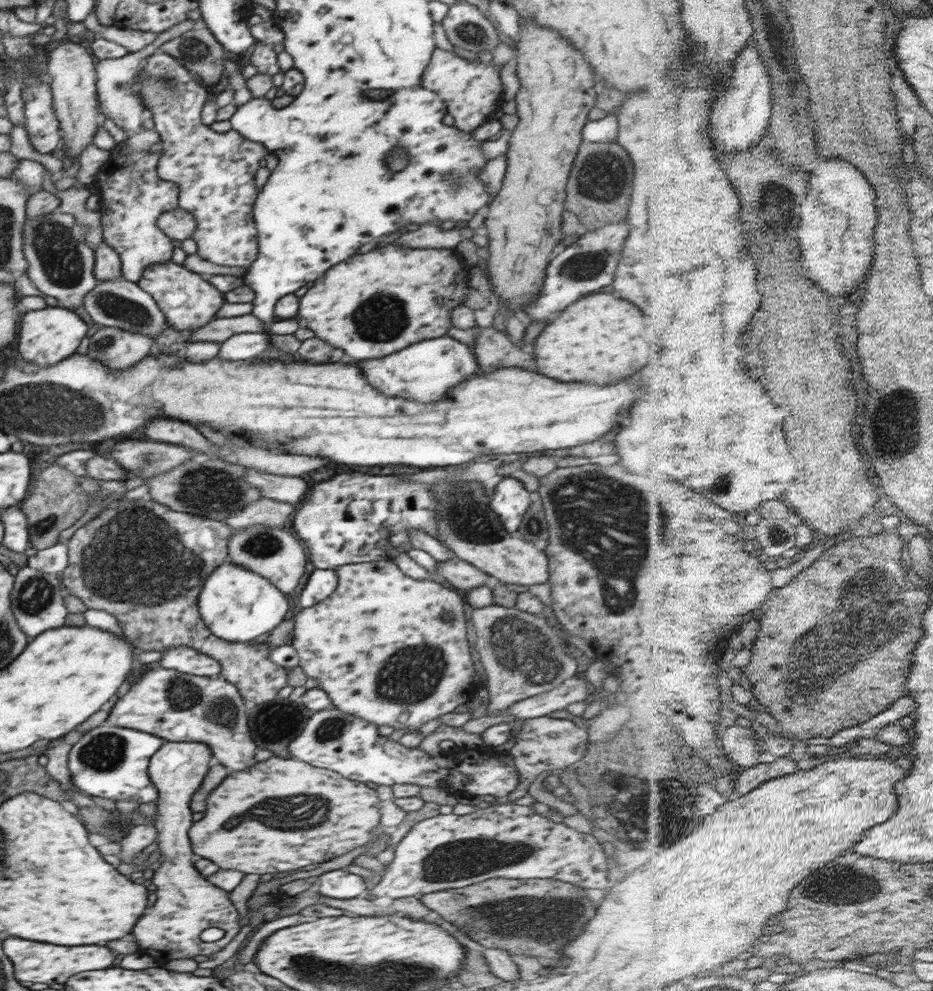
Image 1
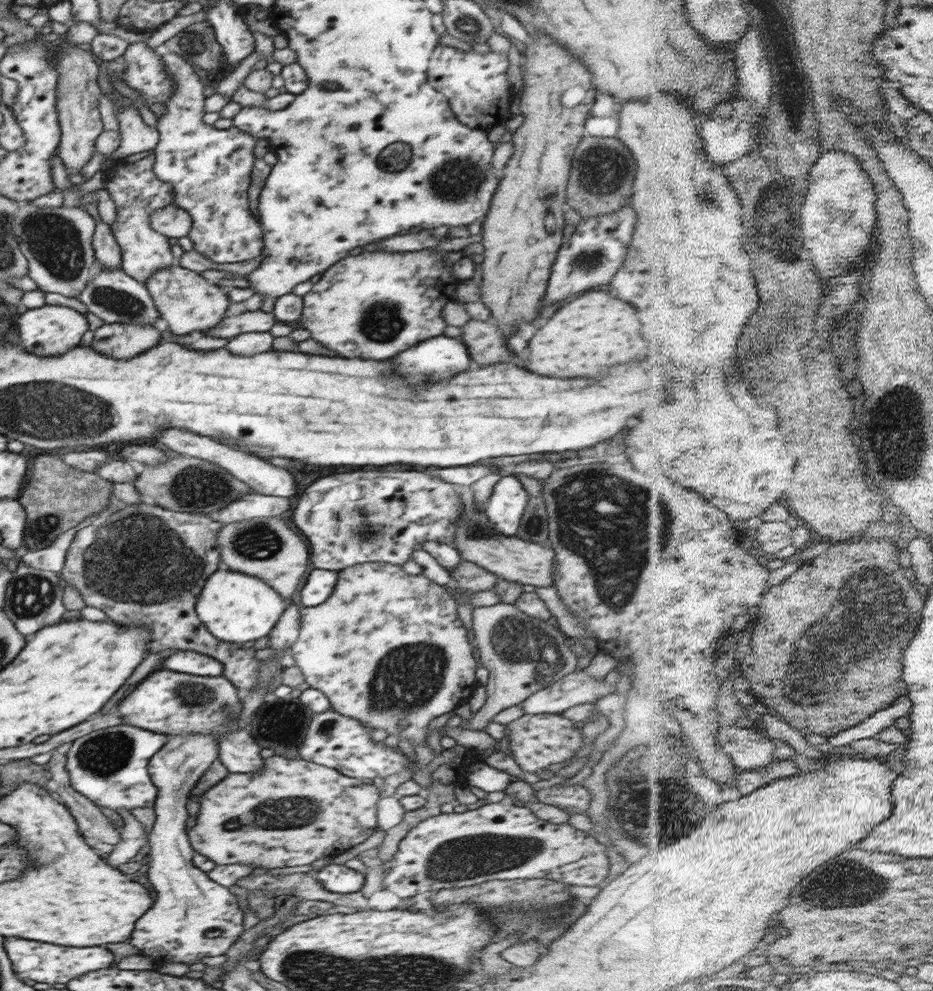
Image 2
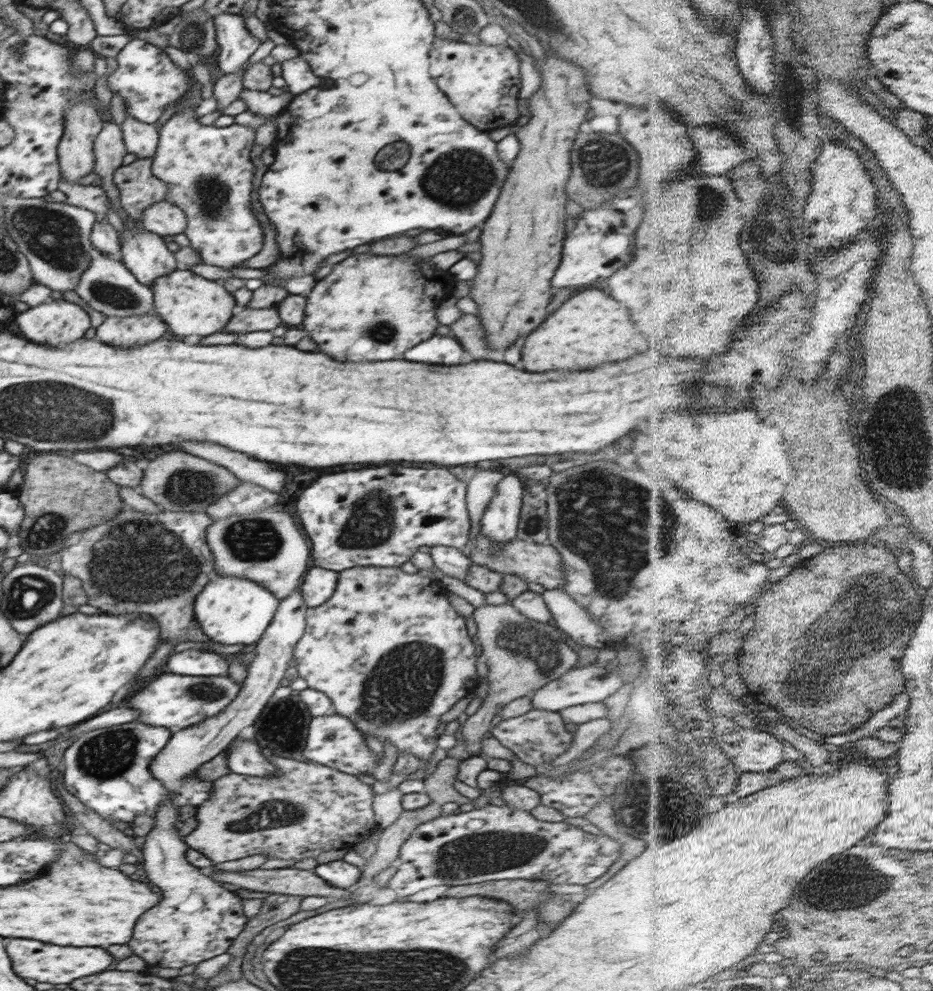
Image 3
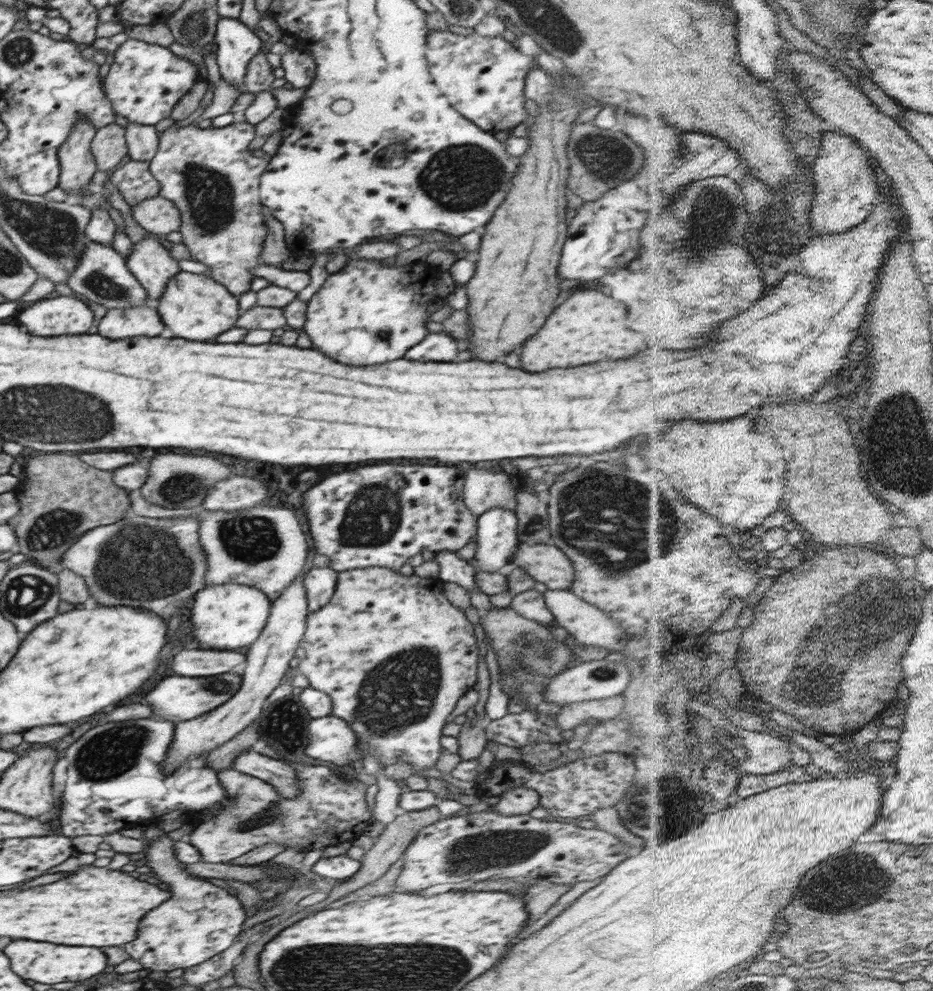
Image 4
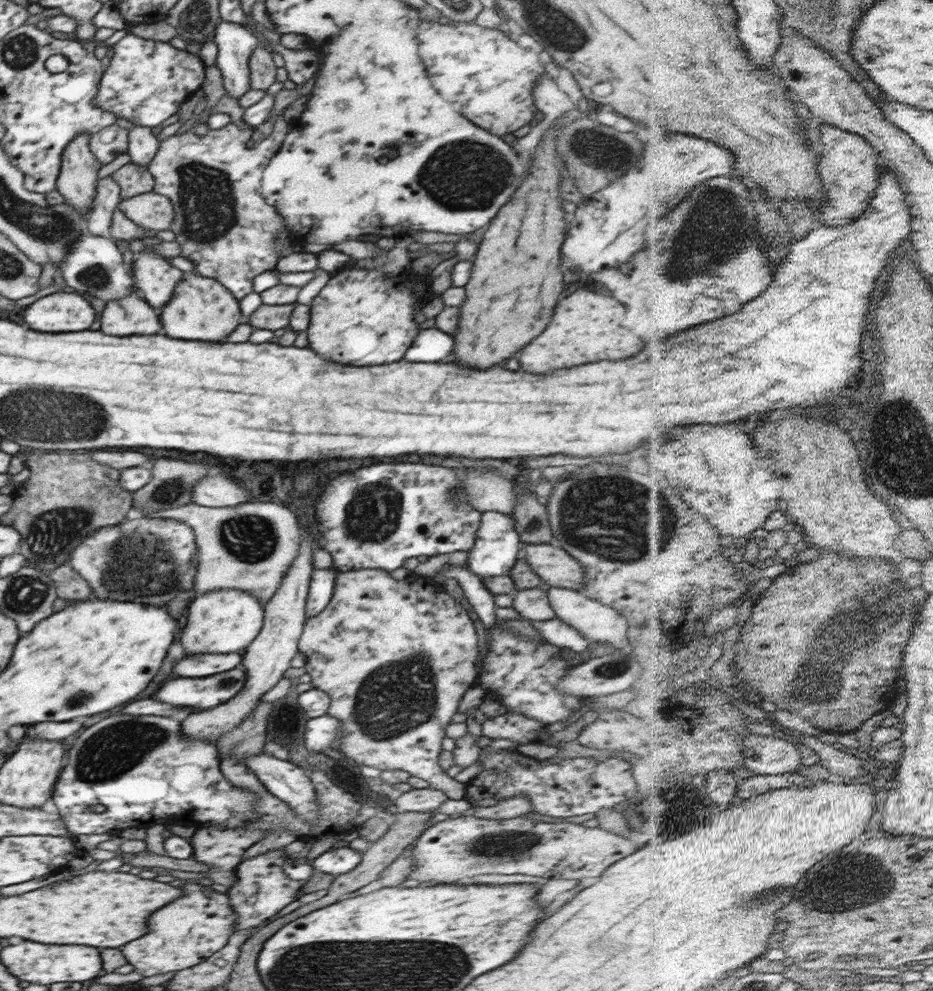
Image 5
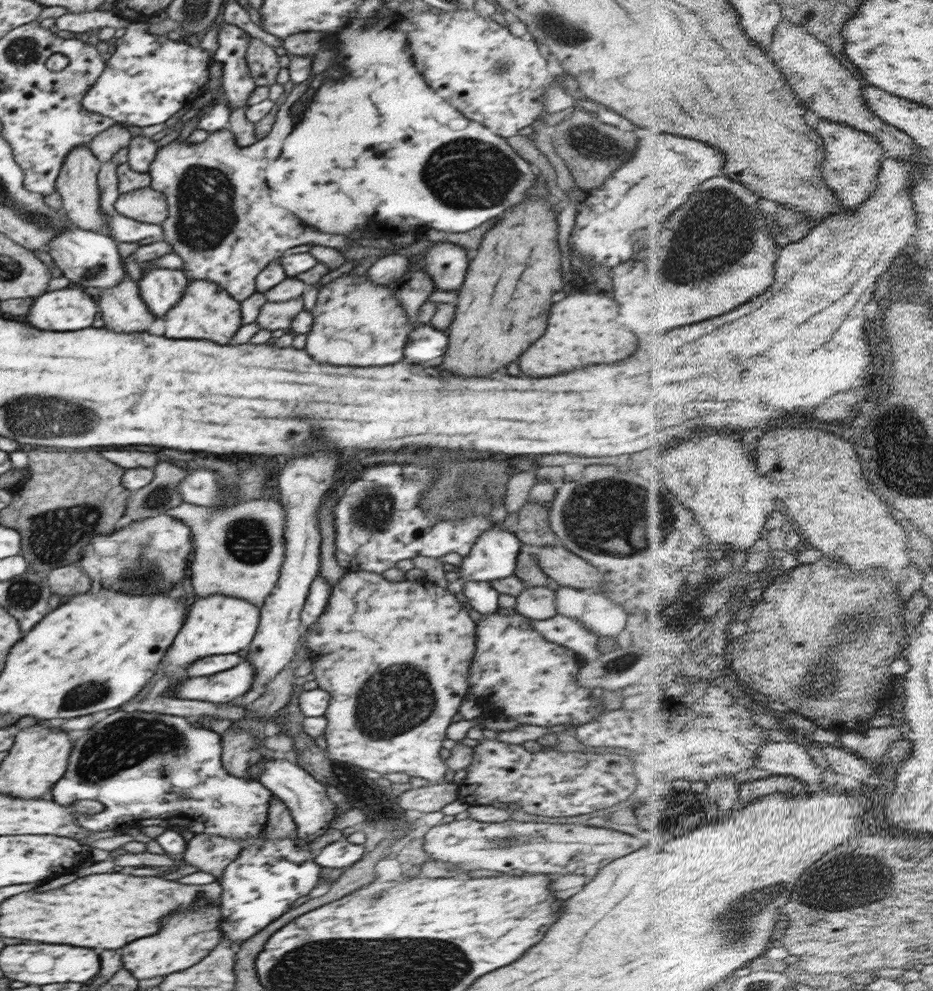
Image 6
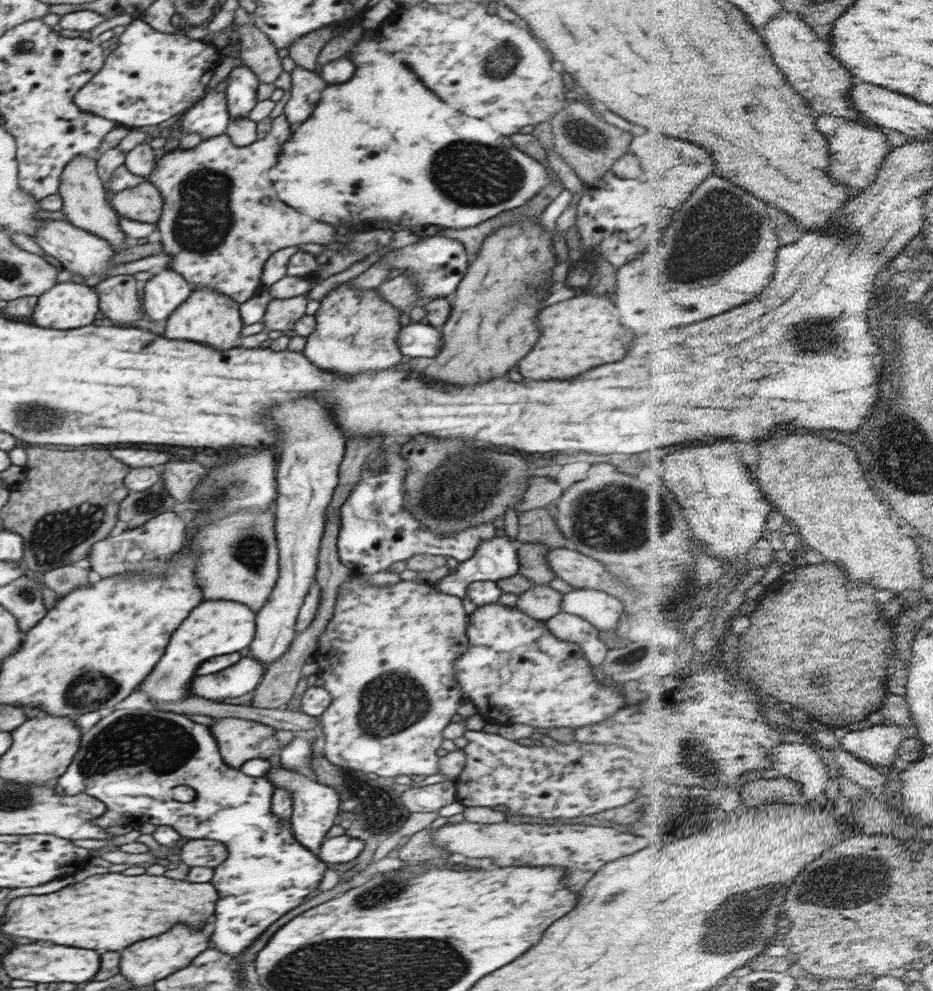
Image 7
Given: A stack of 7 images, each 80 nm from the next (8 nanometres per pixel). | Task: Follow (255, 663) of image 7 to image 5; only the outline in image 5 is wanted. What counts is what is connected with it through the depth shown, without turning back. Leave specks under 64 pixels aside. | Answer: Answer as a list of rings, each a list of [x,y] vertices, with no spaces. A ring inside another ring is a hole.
[[[241,666],[206,676],[206,678],[178,678],[162,684],[152,696],[160,702],[183,706],[189,710],[206,710],[230,701],[242,690],[246,682],[246,671]]]

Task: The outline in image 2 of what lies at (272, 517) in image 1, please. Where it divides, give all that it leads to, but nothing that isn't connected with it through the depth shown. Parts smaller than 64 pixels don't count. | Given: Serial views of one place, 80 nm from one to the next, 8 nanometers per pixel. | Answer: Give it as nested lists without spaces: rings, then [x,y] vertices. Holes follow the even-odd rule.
[[[251,490],[248,494],[239,496],[238,500],[228,502],[222,510],[217,510],[213,517],[218,522],[232,524],[251,518],[282,516],[282,512],[288,512],[288,510],[290,510],[288,498],[258,494],[255,490]]]

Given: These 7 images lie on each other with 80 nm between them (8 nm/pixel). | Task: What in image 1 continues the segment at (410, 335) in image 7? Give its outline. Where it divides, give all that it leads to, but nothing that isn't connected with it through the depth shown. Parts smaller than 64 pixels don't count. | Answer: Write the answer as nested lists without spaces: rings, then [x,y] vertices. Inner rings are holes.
[[[442,336],[442,338],[418,342],[396,354],[388,354],[388,358],[364,360],[360,362],[360,366],[364,366],[364,374],[368,382],[372,382],[372,386],[380,390],[382,394],[396,396],[396,398],[408,398],[416,402],[436,402],[444,398],[454,386],[468,380],[480,370],[481,366],[478,366],[476,355],[472,354],[473,350],[470,348],[467,344],[458,342],[454,338]]]

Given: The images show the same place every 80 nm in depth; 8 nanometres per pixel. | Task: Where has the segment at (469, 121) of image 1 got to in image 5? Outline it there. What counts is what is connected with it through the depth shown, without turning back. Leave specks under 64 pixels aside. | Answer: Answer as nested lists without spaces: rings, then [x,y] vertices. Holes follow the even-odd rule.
[[[475,20],[472,22],[451,21],[450,25],[429,21],[418,23],[418,36],[420,36],[418,54],[434,88],[462,111],[470,122],[491,131],[494,135],[512,134],[521,126],[529,124],[534,119],[534,112],[538,109],[532,96],[533,86],[540,77],[547,75],[544,74],[539,54],[521,48],[516,41],[512,41],[498,28],[483,29],[476,25]]]

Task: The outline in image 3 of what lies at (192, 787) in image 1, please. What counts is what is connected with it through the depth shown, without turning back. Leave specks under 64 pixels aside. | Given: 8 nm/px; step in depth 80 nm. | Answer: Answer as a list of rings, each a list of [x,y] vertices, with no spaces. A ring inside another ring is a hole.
[[[298,588],[286,598],[280,599],[272,622],[256,645],[256,656],[248,665],[248,675],[242,684],[242,691],[216,716],[201,724],[176,731],[169,738],[167,745],[152,759],[150,769],[154,778],[163,782],[165,786],[174,787],[175,782],[190,776],[206,762],[218,756],[237,738],[241,730],[255,723],[270,697],[274,695],[274,691],[280,686],[286,669],[289,668],[288,662],[293,658],[294,647],[305,631],[306,615],[307,606]],[[162,801],[155,814],[154,827],[141,841],[141,850],[144,856],[144,862],[141,866],[148,876],[148,880],[154,886],[158,886],[162,892],[162,900],[136,922],[134,936],[128,942],[128,946],[134,950],[134,954],[144,958],[148,964],[162,964],[164,968],[181,969],[184,966],[197,965],[199,962],[226,953],[249,920],[244,915],[242,899],[235,892],[232,893],[230,890],[222,888],[218,881],[208,878],[188,862],[187,850],[189,846],[174,826],[178,820],[179,810],[180,808],[174,803]]]

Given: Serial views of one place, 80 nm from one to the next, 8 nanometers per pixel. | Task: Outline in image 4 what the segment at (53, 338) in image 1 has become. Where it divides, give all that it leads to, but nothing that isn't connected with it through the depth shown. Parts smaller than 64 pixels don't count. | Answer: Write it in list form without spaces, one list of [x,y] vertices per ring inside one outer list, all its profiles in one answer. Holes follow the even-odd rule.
[[[56,294],[27,307],[18,322],[34,336],[76,336],[94,324],[94,313],[83,298]]]

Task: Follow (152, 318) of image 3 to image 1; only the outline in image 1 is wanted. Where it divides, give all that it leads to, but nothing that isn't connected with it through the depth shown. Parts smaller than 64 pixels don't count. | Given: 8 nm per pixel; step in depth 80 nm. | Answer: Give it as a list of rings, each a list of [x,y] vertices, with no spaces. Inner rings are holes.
[[[101,327],[89,338],[87,355],[112,372],[122,372],[148,356],[154,340],[147,334]]]

